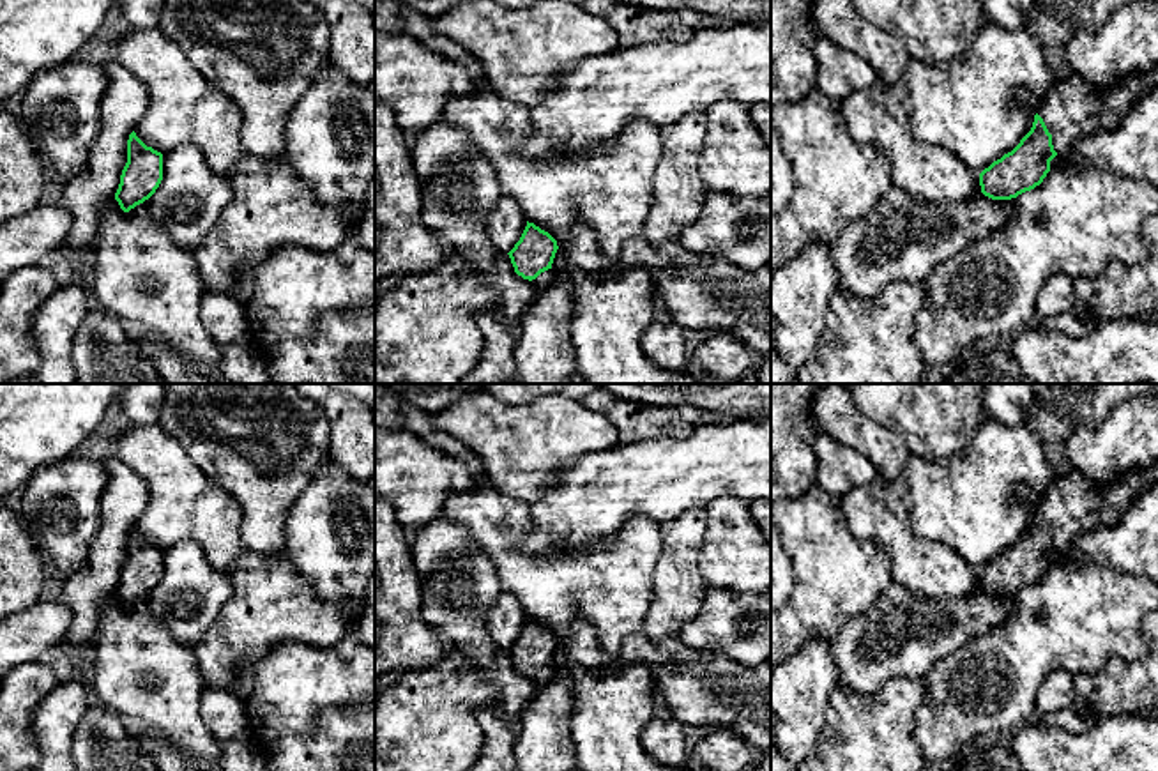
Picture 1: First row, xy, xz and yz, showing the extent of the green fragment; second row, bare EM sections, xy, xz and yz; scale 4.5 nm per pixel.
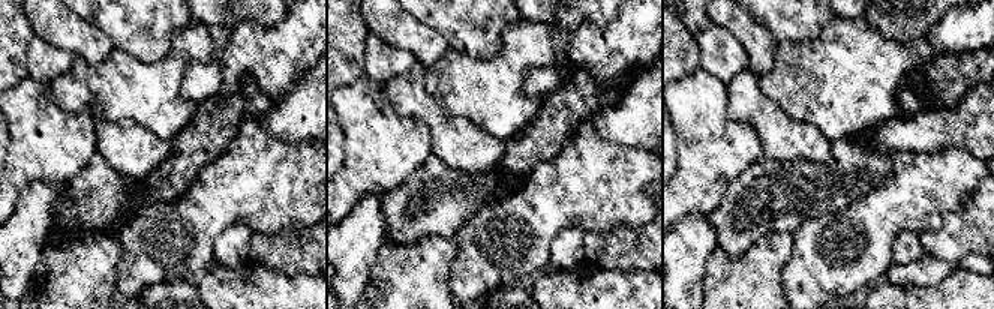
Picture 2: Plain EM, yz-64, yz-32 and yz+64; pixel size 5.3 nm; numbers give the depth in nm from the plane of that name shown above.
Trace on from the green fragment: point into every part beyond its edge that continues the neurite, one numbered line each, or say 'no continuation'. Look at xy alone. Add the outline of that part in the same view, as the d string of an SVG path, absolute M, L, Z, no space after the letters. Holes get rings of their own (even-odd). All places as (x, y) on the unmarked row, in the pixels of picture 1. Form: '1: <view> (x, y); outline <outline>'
no continuation

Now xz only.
1: xz (543, 676); outline M548 665L548 667L541 668L536 676L532 676L532 679L537 684L545 686L548 681L552 681L553 674L555 674L553 665Z

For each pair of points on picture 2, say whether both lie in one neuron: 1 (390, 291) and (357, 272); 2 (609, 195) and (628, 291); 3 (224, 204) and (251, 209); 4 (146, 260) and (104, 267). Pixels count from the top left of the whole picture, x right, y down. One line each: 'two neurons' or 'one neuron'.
1: two neurons
2: two neurons
3: one neuron
4: two neurons

